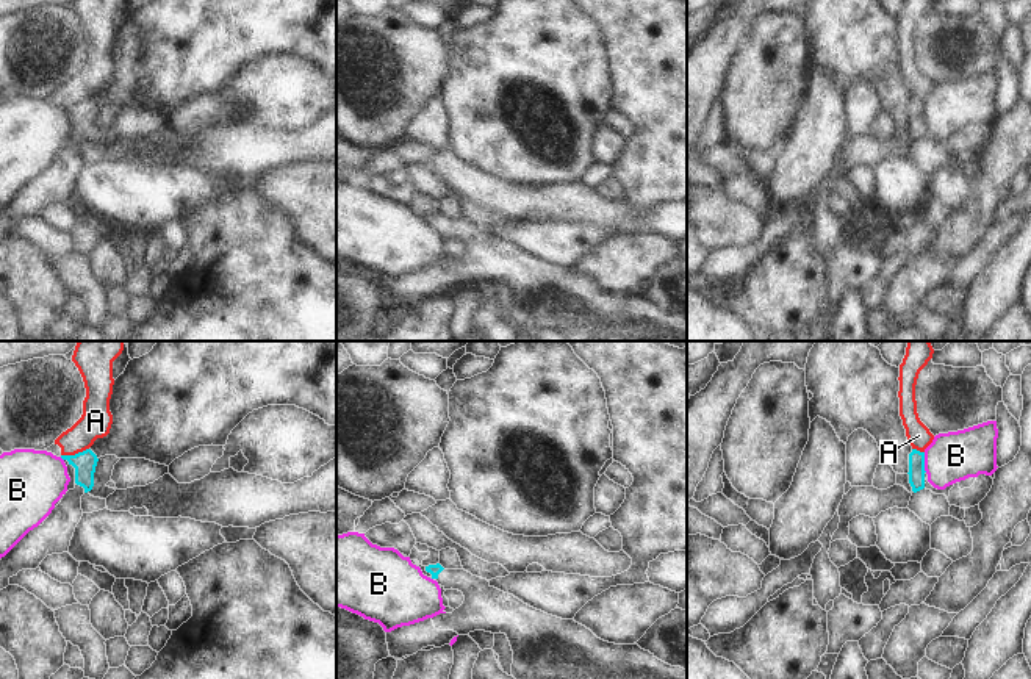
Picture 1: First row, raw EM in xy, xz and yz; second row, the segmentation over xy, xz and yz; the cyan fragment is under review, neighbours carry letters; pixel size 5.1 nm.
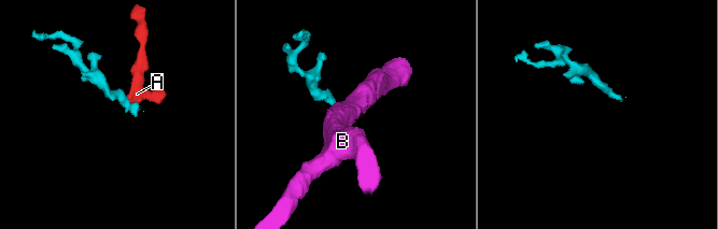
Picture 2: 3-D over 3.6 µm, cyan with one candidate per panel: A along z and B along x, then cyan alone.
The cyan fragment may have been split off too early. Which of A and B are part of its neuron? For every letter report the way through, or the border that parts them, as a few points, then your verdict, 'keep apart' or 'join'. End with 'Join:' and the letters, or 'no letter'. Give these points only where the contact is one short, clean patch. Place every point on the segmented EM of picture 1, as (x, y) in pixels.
A: along xy (88, 448), (61, 456) | keep apart
B: along yz (923, 452), (923, 468), (926, 471) | keep apart
Join: no letter

